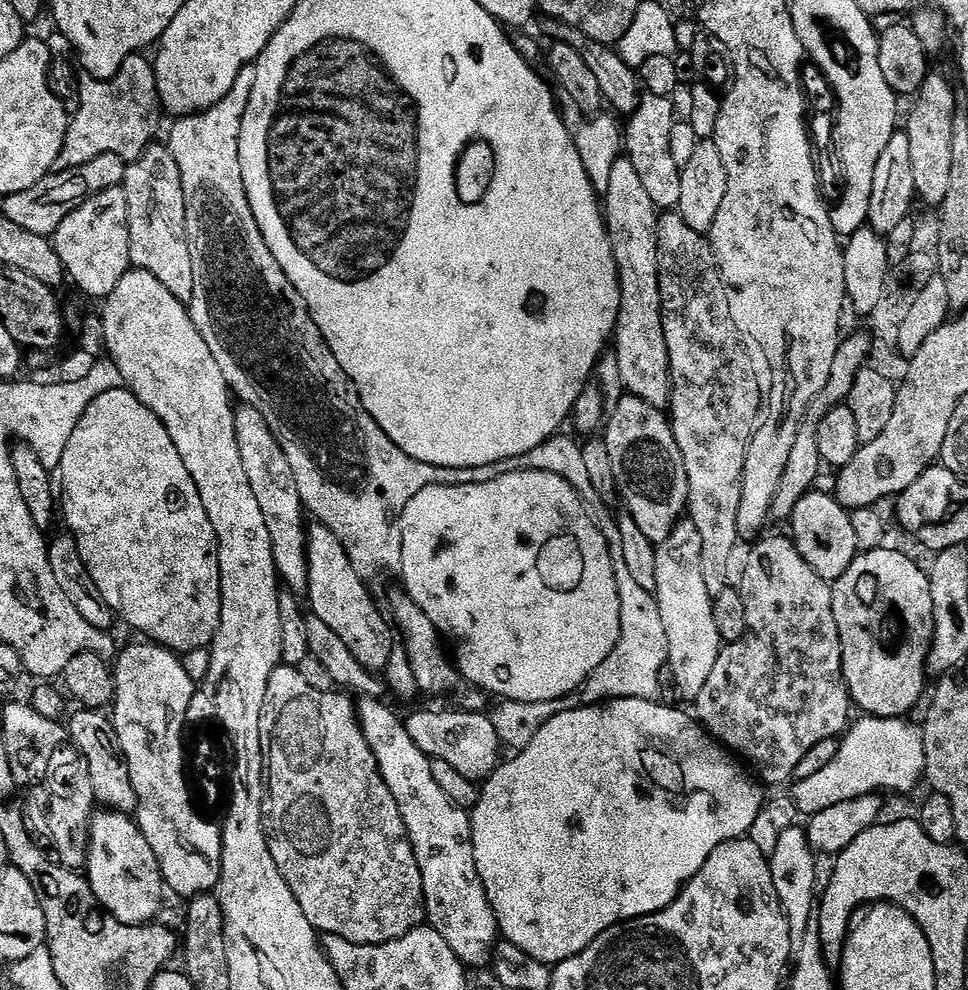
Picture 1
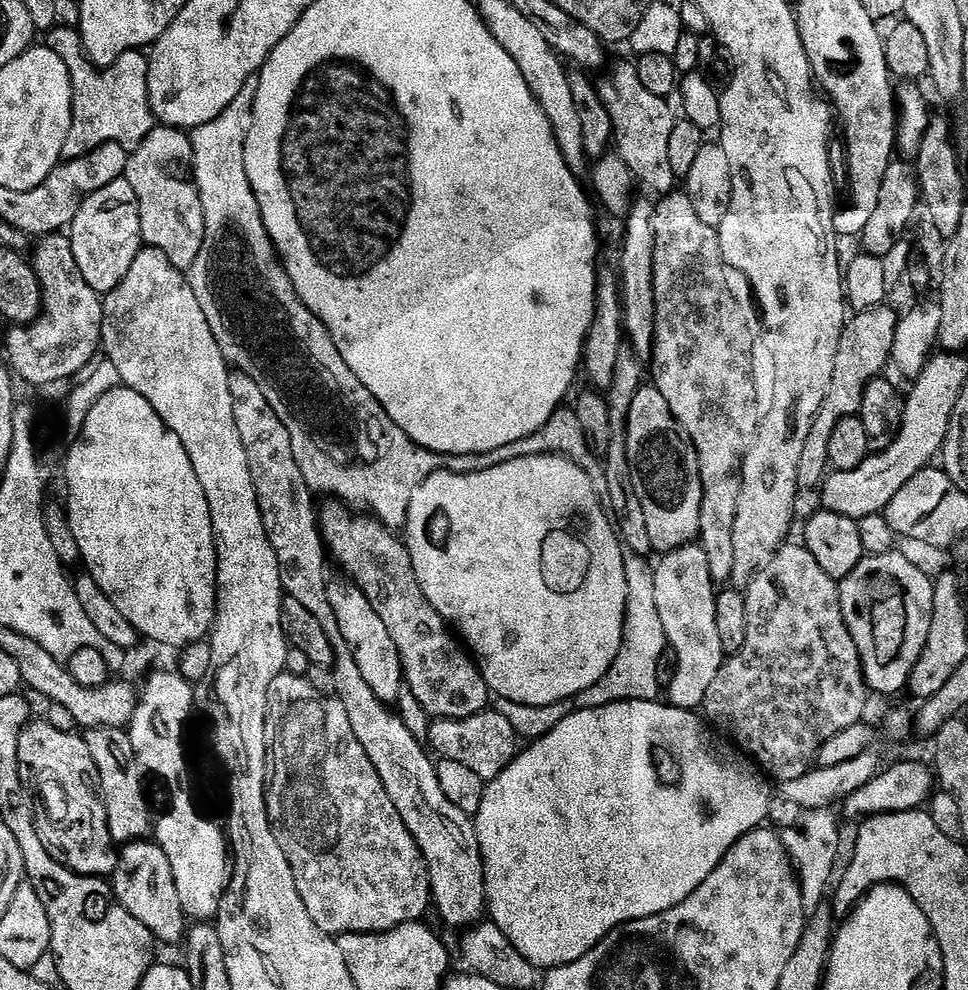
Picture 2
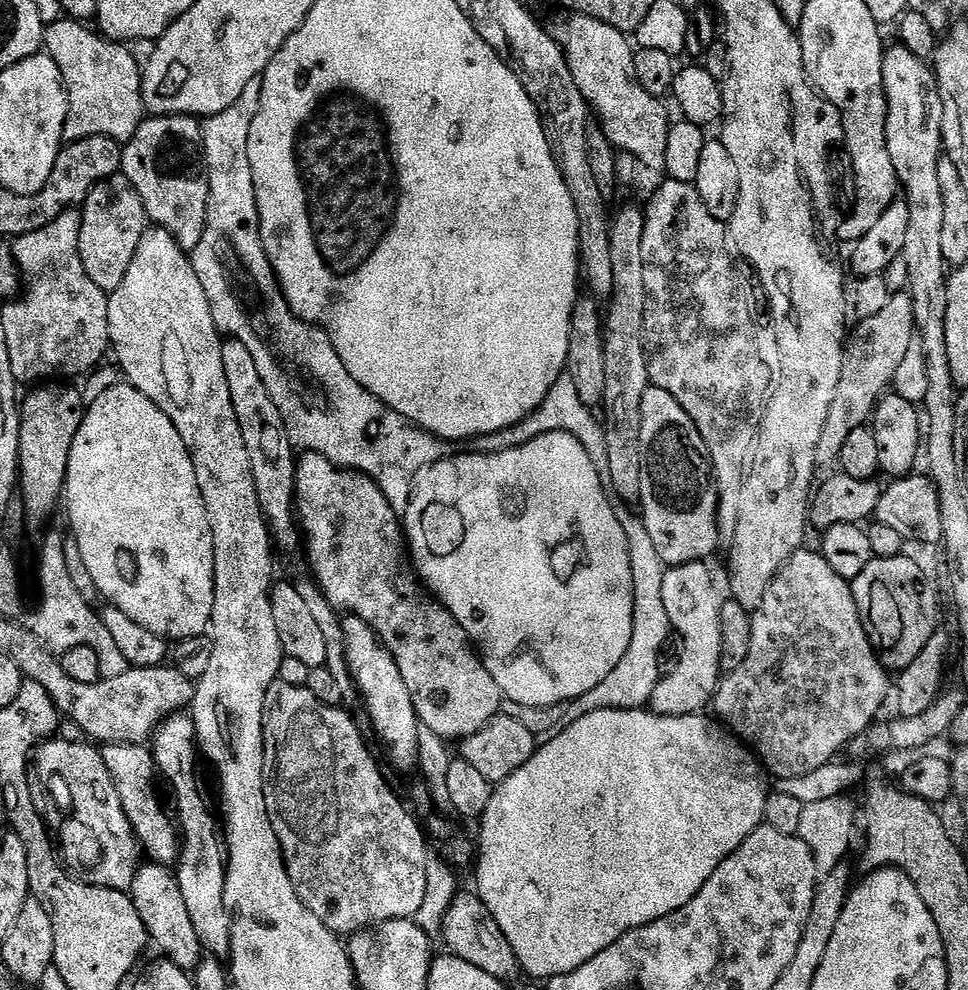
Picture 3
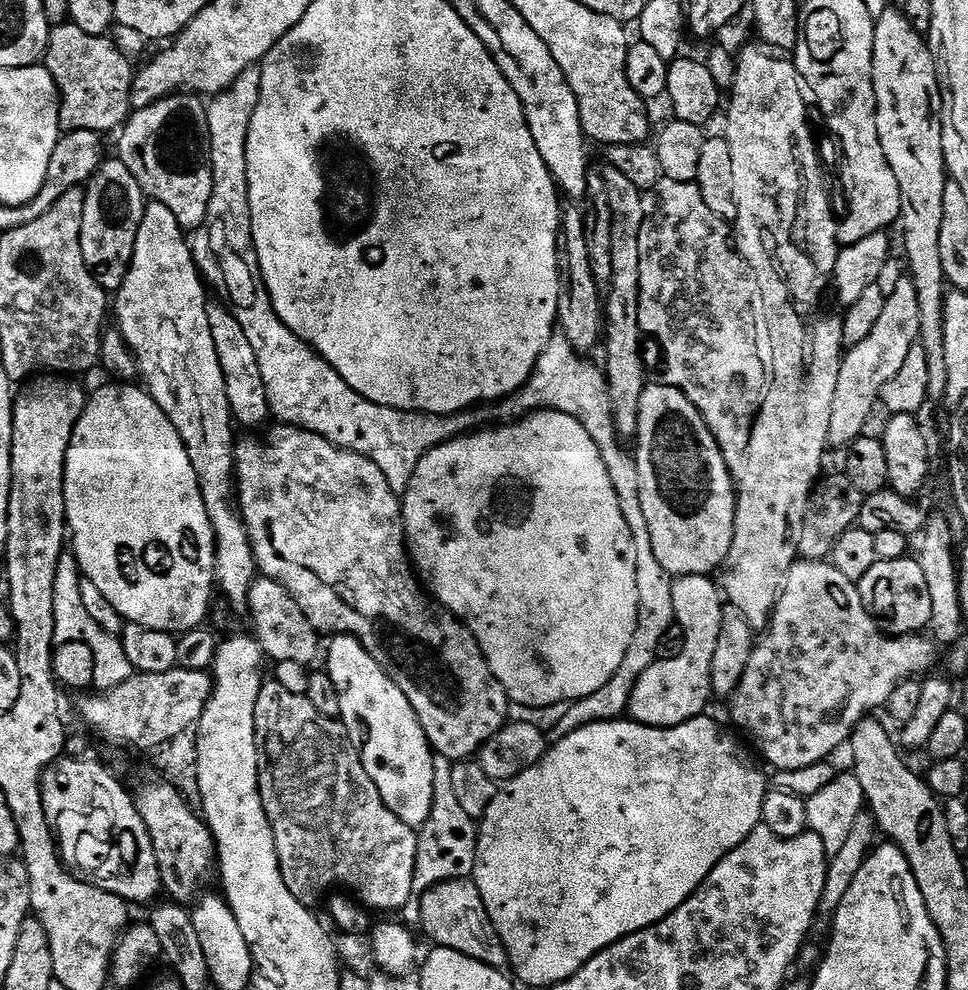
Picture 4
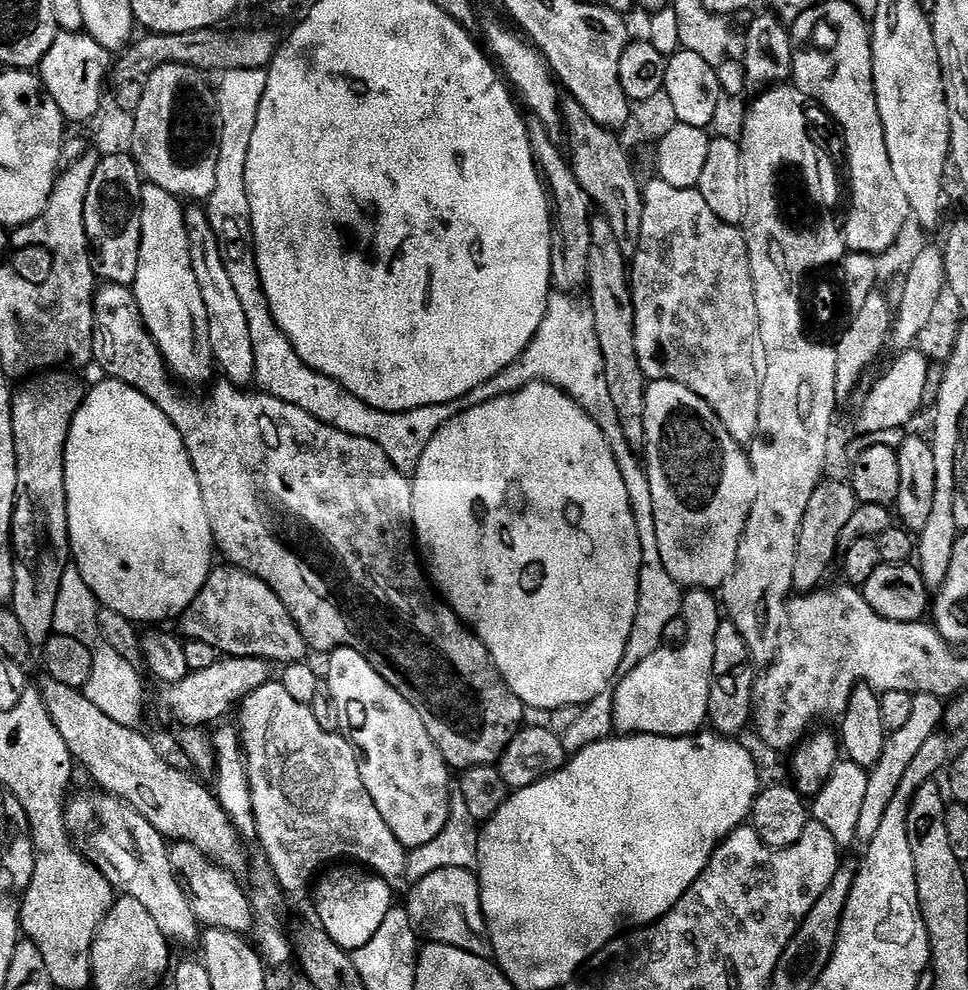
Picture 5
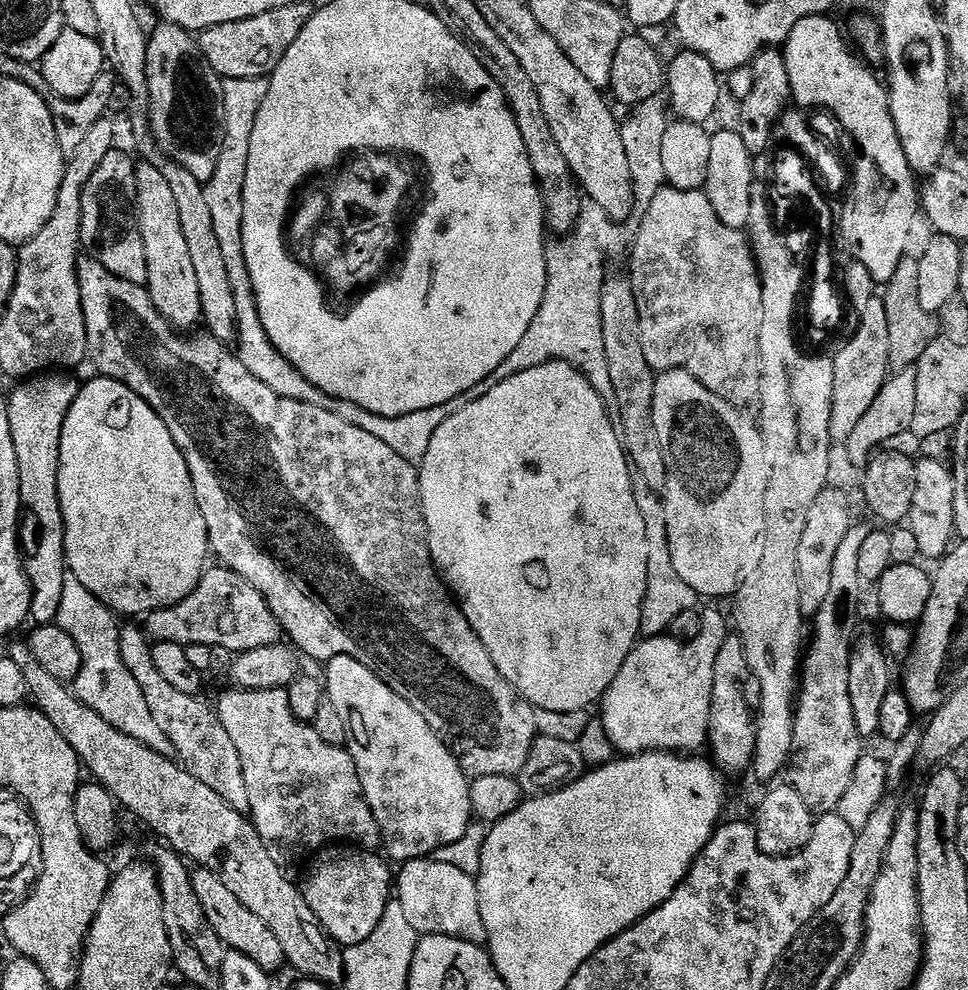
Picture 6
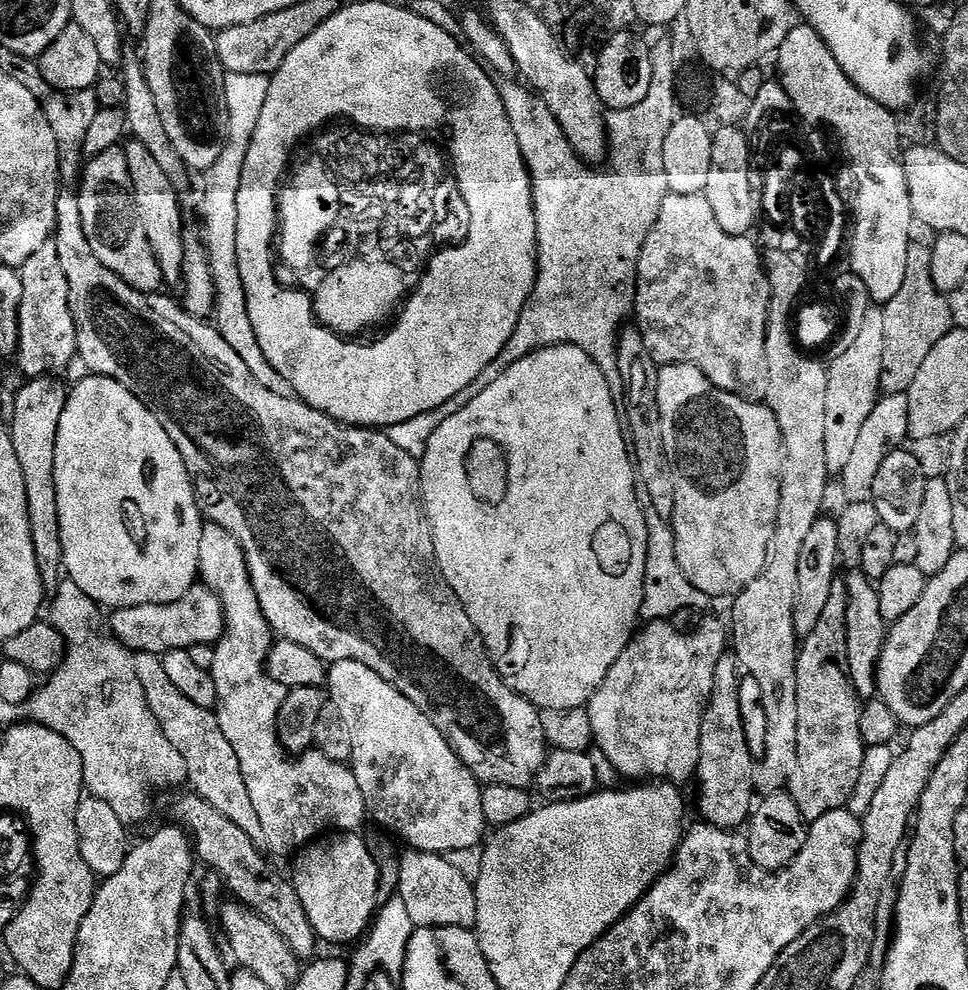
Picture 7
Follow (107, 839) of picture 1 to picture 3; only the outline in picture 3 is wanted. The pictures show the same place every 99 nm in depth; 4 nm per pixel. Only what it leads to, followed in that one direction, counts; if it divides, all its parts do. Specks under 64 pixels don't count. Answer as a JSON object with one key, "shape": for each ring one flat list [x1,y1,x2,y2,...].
{"shape":[[145,863,136,872,130,895,134,902,134,910,138,910,138,918,142,918,149,941,154,948,156,944,159,955,174,962,174,966,178,966,183,972,195,973,205,951,198,942,198,934,194,931,190,913,186,911,186,901,182,898,182,890,175,875,163,864]]}

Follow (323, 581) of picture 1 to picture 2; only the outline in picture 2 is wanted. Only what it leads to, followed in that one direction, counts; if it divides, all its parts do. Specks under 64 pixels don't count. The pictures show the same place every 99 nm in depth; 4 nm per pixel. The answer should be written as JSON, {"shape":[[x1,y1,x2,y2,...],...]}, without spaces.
{"shape":[[347,578,333,579,328,585,330,606,334,608,334,618,338,618,338,630,342,630,342,638,346,638,346,646,350,646,350,654,354,654,354,662,358,662,358,671,362,679,370,685,370,690,378,694,384,704,395,705,400,699,404,684,404,667,398,654,398,646,394,646,394,638,390,638,390,630,378,618,374,606,370,606,370,598,362,594,355,582]]}

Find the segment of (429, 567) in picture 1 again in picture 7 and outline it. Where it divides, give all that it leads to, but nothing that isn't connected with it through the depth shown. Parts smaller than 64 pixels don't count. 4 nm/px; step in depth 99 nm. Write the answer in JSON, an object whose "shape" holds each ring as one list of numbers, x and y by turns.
{"shape":[[573,344,539,348,537,352,514,362,514,366,507,368,492,385,486,386,486,390,482,390,470,406,462,406,458,414,450,414,450,418,446,418,446,422,442,422,442,426,438,426,430,437,426,454,420,460,420,495,432,522,438,566,446,582,450,582,454,594,458,594,466,614,470,614,470,622,474,622,500,677,538,709,585,707,598,686,602,686,610,666,618,662,622,650,626,650,638,631,646,578,648,519,644,517,644,508,636,497,637,487,638,477,624,435,618,398,612,393,606,374,596,365,594,358]]}

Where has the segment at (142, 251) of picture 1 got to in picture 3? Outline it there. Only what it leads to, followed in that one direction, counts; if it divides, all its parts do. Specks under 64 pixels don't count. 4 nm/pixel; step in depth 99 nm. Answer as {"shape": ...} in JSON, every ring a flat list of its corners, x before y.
{"shape":[[149,115,145,118,136,133,123,145,120,166,123,176,132,183,142,202,145,217,155,227,165,228,180,248,191,250,198,246,204,233,208,188,200,188,200,184,180,184,180,180,156,180,156,176,152,176,152,152,156,152,156,144,164,140,164,132,168,132,164,116]]}

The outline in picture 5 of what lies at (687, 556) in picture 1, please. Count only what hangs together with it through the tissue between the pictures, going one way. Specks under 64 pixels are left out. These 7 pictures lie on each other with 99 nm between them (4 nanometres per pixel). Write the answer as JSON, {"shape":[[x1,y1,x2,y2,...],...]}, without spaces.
{"shape":[[692,590,683,597,682,615,688,623,688,636,679,646,662,646,646,662,627,669,619,677,612,698,612,726,629,736,694,736,705,727,710,706,710,682,714,670,714,637,722,619,722,608,711,591]]}

